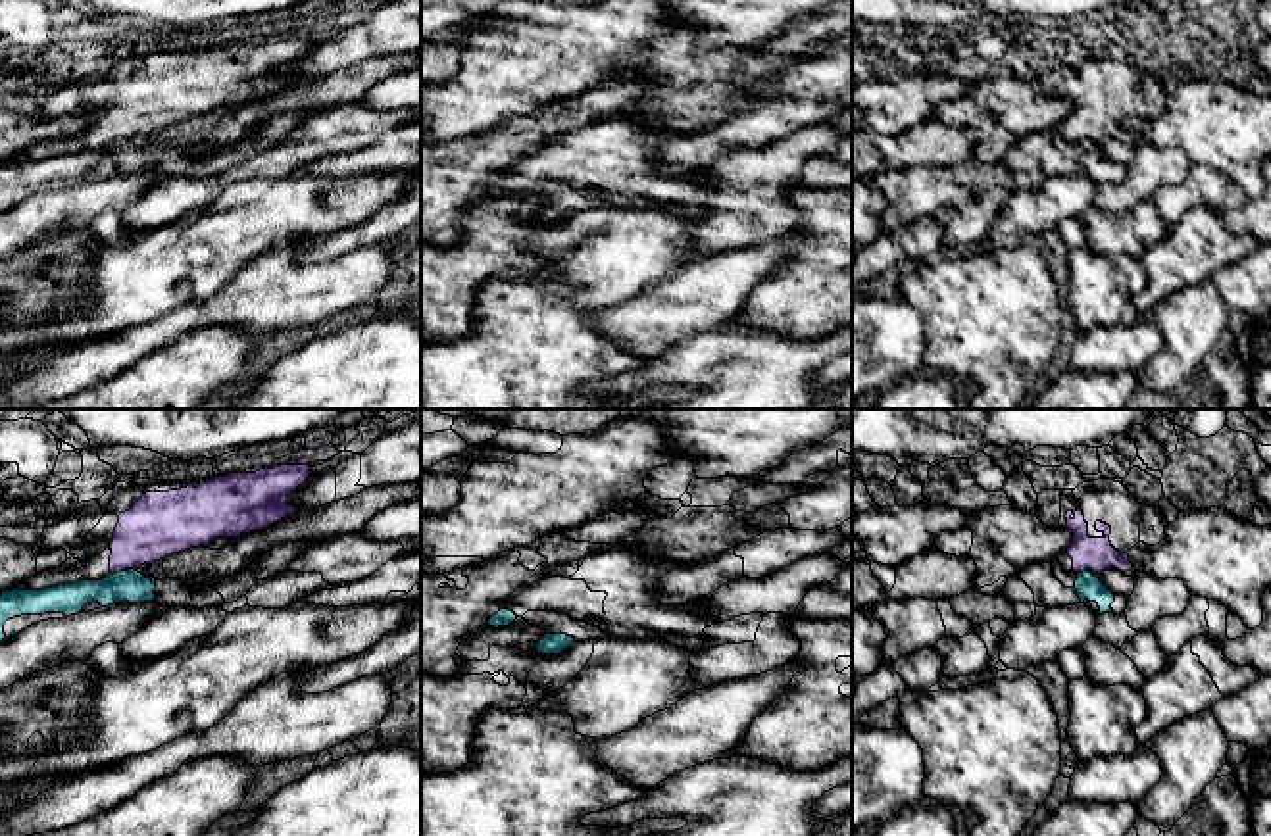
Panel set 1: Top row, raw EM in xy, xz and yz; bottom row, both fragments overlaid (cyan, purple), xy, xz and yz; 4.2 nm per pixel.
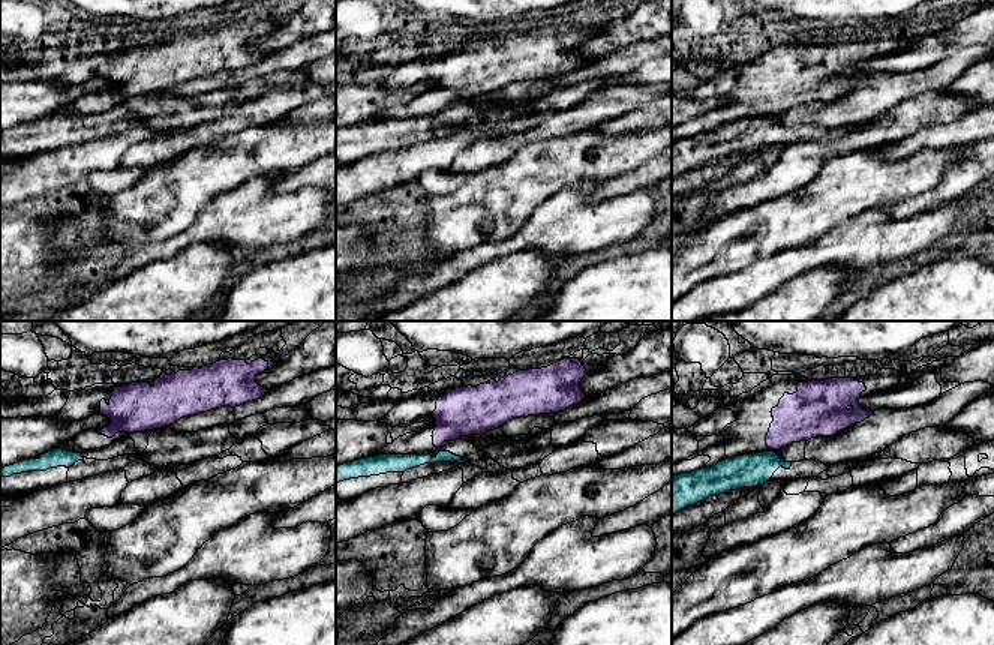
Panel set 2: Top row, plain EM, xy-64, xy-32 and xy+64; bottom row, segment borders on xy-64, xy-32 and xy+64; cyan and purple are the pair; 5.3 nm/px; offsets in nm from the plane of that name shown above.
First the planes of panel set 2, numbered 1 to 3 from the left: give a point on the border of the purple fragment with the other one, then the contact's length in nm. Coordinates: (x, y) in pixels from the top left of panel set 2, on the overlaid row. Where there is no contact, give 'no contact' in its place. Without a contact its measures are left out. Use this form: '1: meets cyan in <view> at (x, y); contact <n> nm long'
1: no contact
2: no contact
3: no contact

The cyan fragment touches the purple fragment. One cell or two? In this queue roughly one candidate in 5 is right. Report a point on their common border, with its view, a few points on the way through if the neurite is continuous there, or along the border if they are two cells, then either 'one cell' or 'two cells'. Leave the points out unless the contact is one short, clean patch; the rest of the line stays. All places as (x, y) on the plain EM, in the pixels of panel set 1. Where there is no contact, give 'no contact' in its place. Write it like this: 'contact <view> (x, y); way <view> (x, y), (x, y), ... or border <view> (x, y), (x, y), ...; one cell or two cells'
contact xy (120, 141); border xy (124, 139), (112, 145); two cells

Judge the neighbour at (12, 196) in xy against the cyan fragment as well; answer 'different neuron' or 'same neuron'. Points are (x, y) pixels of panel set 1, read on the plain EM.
same neuron

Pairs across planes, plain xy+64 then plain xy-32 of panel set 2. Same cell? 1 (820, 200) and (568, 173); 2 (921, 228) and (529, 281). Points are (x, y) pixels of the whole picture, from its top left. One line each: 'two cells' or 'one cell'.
1: one cell
2: two cells

